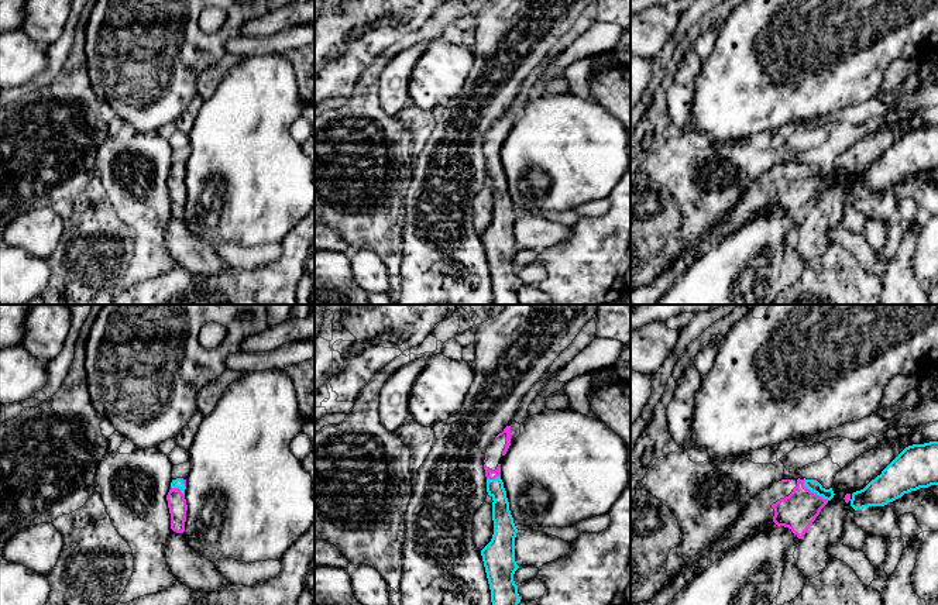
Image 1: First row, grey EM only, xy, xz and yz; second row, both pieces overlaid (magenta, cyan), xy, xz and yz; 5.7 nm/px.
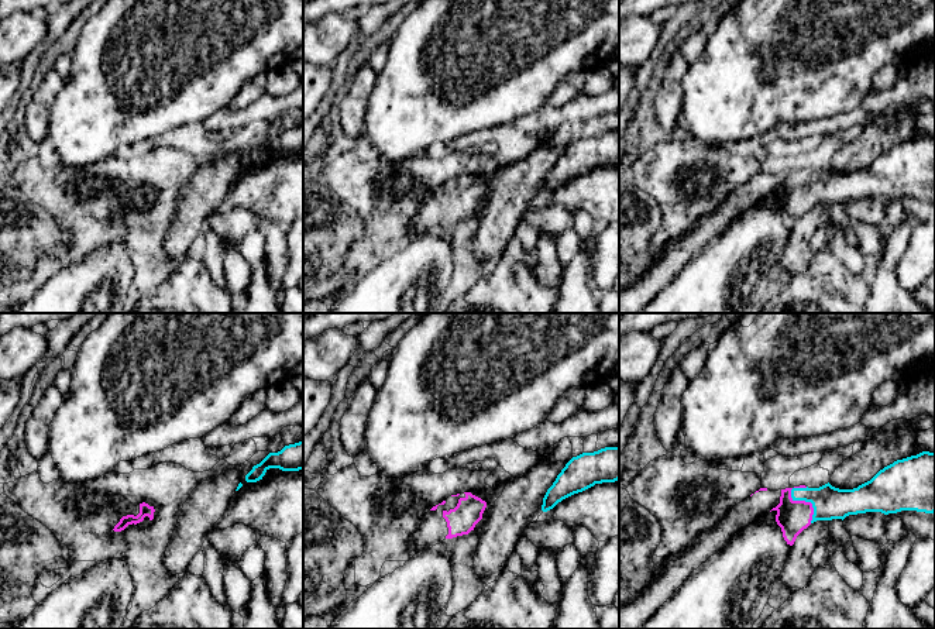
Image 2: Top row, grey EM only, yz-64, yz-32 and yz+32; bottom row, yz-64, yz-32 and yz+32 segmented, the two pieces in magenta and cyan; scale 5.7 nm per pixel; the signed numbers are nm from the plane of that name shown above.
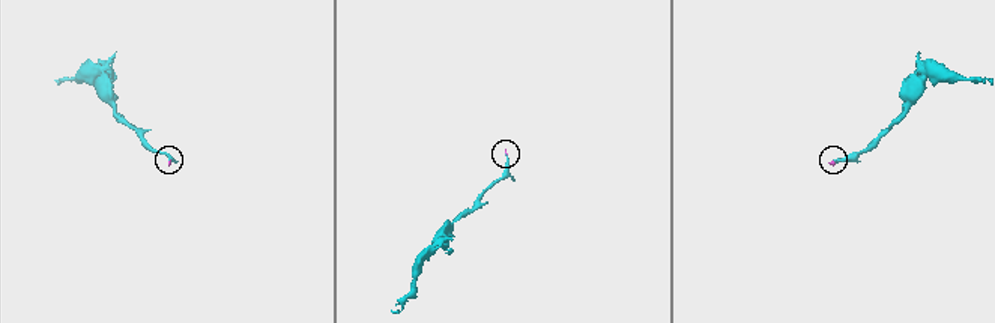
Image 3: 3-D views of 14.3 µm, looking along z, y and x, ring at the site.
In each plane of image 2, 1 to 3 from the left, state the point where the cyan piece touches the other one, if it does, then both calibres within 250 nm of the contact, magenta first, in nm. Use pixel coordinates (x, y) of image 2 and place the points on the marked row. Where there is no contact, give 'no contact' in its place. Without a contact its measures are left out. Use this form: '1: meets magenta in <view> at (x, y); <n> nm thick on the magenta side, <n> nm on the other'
1: no contact
2: no contact
3: meets magenta in yz+32 at (807, 502); 190 nm thick on the magenta side, 190 nm on the other

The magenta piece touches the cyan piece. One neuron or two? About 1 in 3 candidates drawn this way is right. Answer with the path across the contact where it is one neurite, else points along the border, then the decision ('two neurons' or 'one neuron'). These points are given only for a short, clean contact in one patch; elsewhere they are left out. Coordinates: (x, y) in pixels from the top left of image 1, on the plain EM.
way yz (797, 195), (813, 176), (813, 169); one neuron

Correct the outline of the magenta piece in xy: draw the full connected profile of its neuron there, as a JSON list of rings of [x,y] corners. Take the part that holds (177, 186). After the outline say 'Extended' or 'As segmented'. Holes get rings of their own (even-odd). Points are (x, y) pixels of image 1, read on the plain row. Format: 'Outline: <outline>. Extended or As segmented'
Outline: [[[176,162],[171,166],[171,173],[166,179],[168,192],[171,197],[171,213],[176,217],[185,216],[186,206],[186,183],[185,183],[186,164]]]. Extended

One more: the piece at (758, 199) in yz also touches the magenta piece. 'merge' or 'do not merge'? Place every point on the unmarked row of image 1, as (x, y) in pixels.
merge

